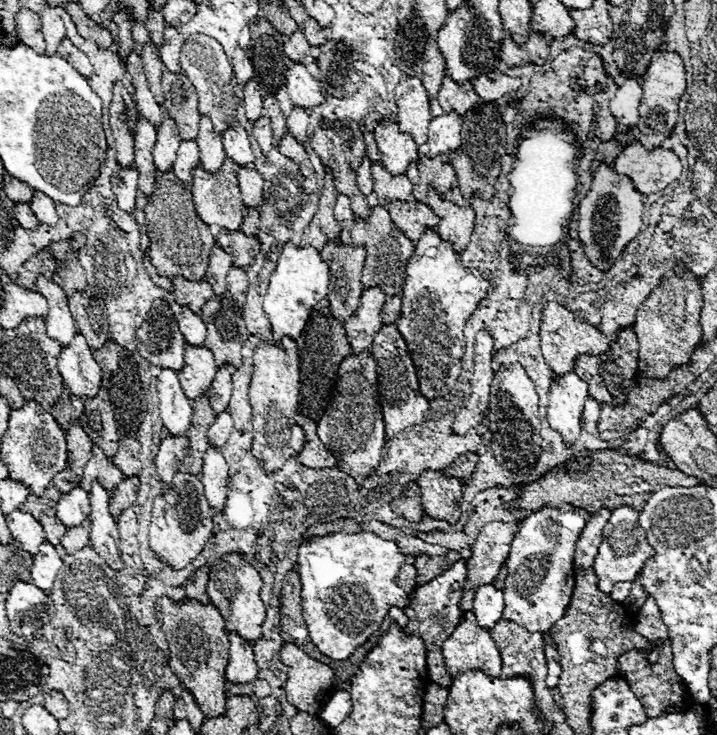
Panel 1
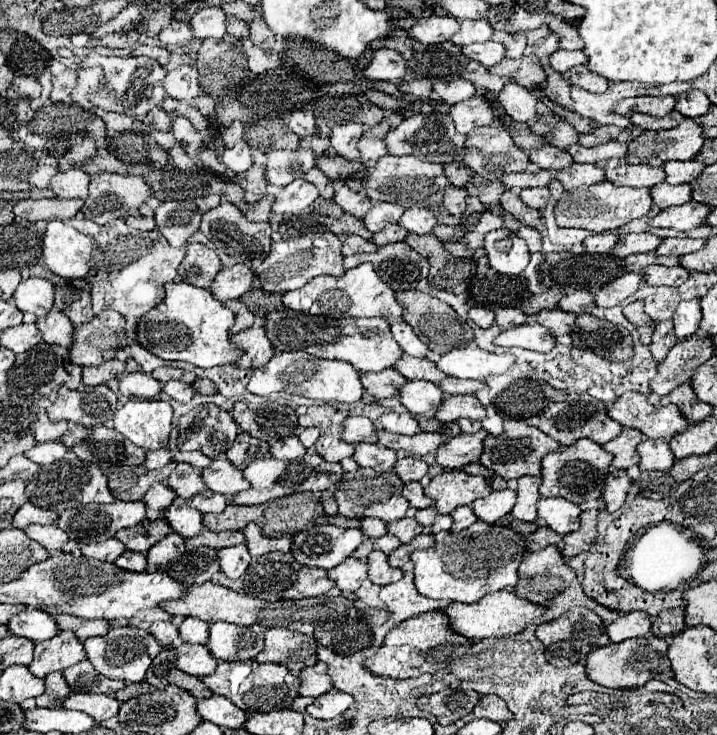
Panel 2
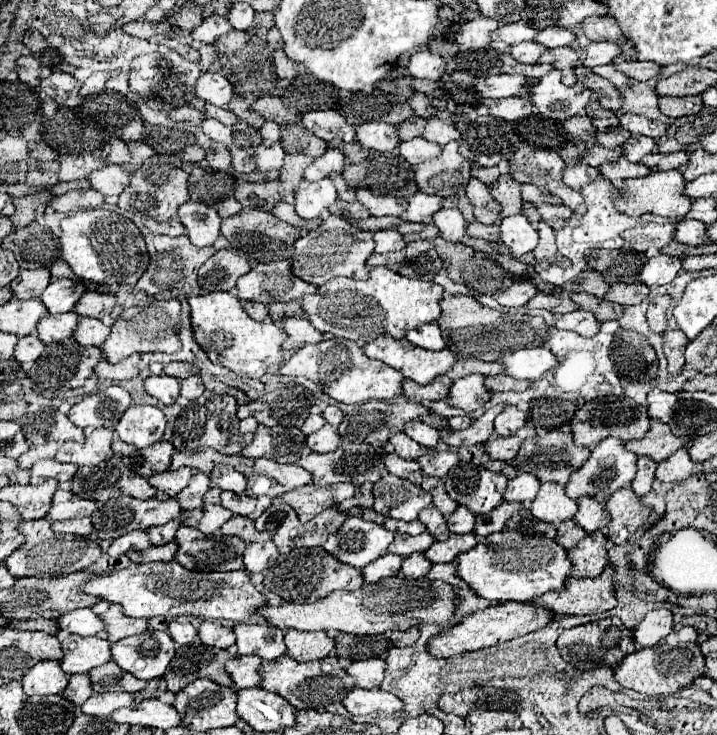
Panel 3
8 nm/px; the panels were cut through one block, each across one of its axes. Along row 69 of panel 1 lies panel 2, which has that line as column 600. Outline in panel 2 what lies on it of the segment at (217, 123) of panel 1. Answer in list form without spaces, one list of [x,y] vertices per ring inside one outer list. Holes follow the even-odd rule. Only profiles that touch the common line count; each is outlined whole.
[[[596,182],[594,186],[580,186],[570,190],[556,202],[556,222],[562,228],[586,228],[592,232],[606,232],[624,226],[634,218],[642,218],[650,212],[652,198],[648,188],[618,188],[612,182]]]

